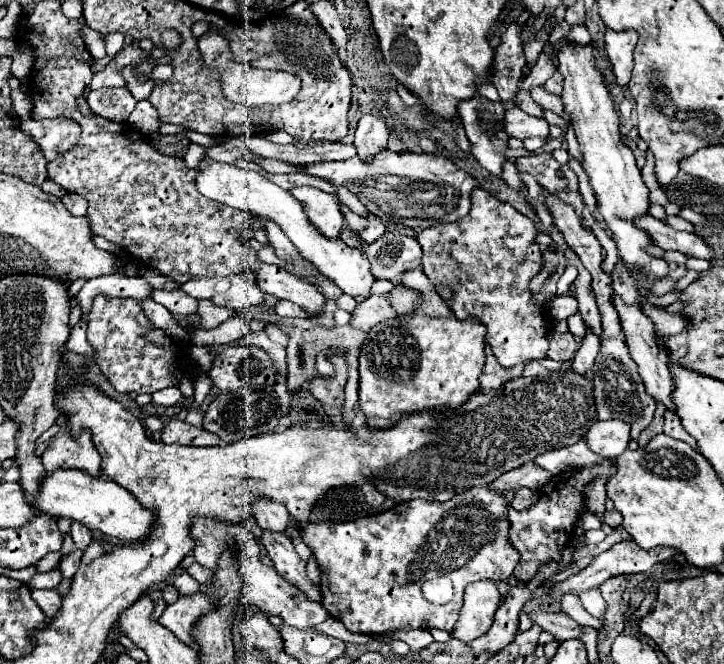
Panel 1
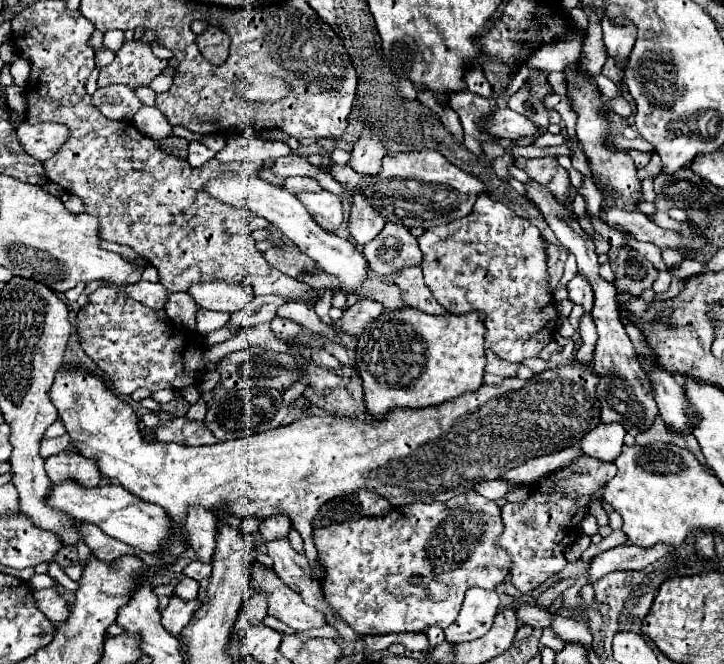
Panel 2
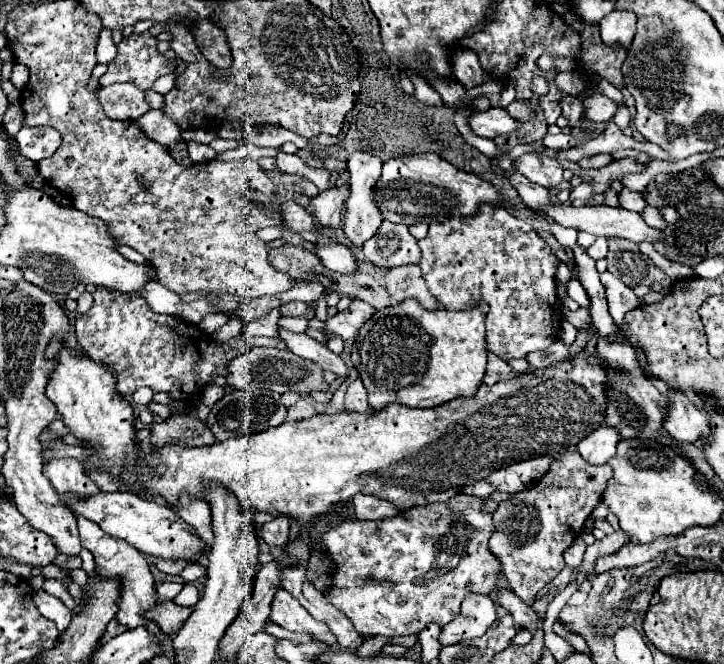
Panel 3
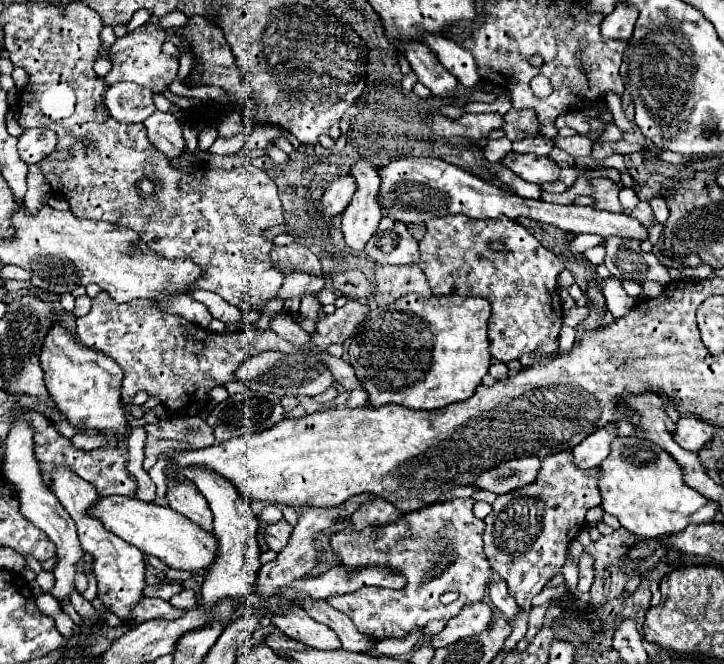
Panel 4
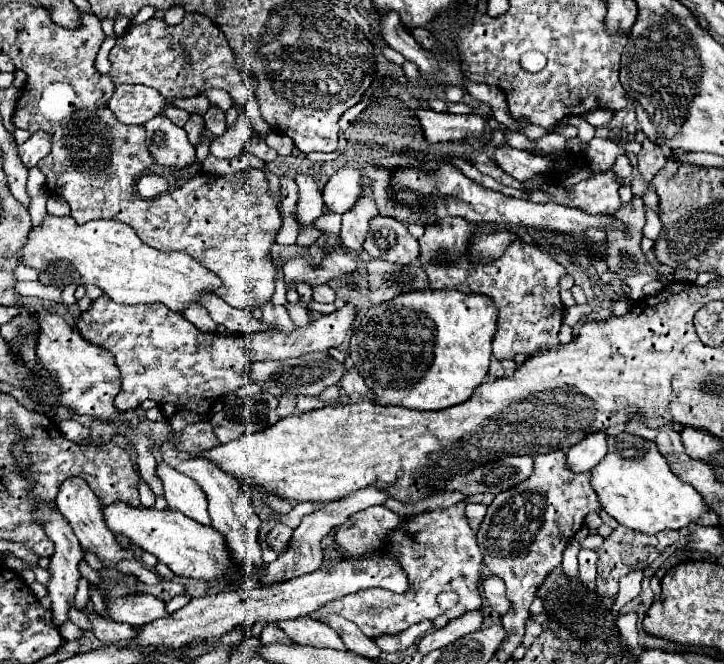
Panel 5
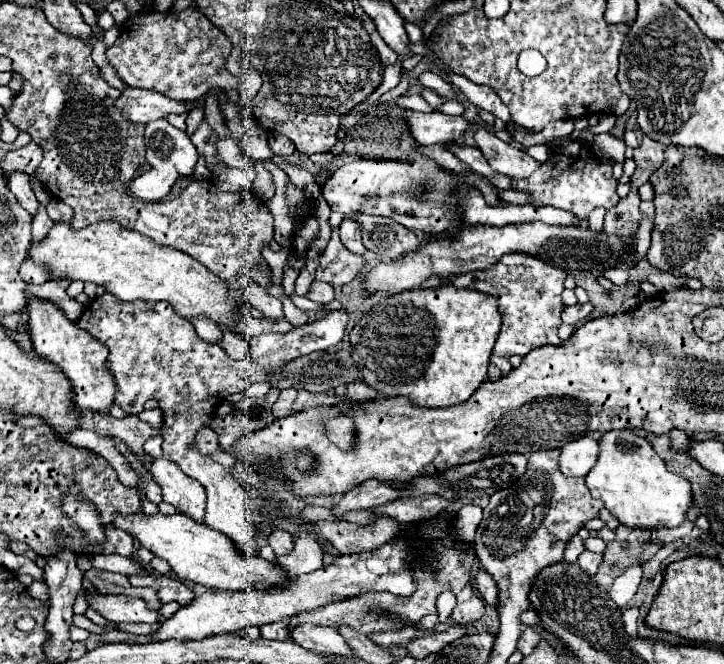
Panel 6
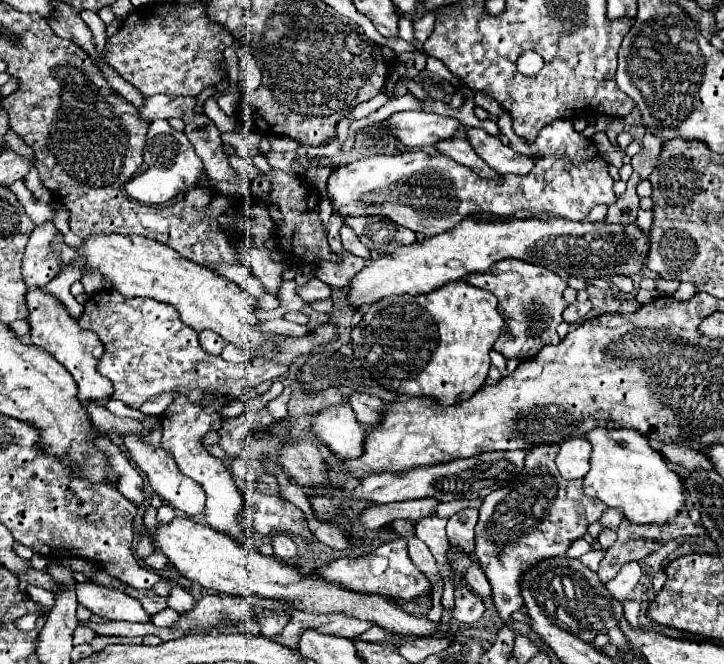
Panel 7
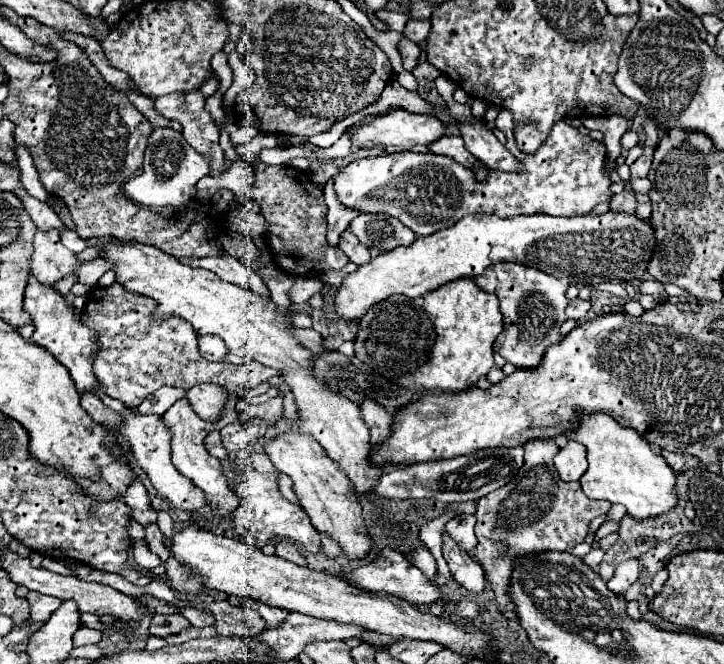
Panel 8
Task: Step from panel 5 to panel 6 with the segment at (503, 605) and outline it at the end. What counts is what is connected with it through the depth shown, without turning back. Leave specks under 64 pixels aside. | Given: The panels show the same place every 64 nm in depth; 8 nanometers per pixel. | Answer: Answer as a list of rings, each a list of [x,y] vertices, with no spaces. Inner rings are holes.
[[[478,570],[476,572],[476,588],[482,594],[482,598],[486,600],[486,604],[498,608],[500,600],[498,600],[498,590],[496,590],[496,582],[492,580],[492,576],[488,576],[488,572]]]

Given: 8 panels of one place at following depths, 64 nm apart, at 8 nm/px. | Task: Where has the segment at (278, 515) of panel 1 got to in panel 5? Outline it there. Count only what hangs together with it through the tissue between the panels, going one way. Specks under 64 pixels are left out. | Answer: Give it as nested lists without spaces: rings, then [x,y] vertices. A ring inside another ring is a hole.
[[[276,524],[276,526],[268,532],[266,542],[268,542],[268,546],[270,546],[276,554],[280,554],[280,552],[284,552],[284,550],[288,548],[290,538],[292,538],[292,528],[286,526],[286,524]]]

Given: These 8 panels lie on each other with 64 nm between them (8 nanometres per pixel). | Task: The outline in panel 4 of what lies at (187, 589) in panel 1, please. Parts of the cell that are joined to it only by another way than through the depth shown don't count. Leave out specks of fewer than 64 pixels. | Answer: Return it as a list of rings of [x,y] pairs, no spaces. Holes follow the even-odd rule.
[[[182,590],[180,594],[170,598],[170,604],[176,608],[192,608],[196,604],[196,592],[194,590]]]

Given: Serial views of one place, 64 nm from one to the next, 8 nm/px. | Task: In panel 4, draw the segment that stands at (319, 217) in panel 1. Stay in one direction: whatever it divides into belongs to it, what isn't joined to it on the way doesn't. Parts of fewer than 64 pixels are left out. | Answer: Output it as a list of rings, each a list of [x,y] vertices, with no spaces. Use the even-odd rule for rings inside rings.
[[[350,174],[334,180],[324,190],[324,194],[320,198],[320,216],[324,220],[332,220],[332,218],[340,216],[344,212],[344,208],[348,206],[354,190],[356,190],[356,184],[354,184],[354,178]]]

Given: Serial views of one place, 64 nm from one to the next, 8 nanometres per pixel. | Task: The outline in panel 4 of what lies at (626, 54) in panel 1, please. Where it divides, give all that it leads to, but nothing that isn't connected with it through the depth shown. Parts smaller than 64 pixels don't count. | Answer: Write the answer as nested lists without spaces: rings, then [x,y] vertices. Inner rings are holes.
[[[616,4],[614,12],[608,14],[602,22],[602,36],[606,40],[624,40],[624,42],[628,42],[632,32],[634,32],[636,18],[638,18],[636,8],[626,6],[626,4]]]

